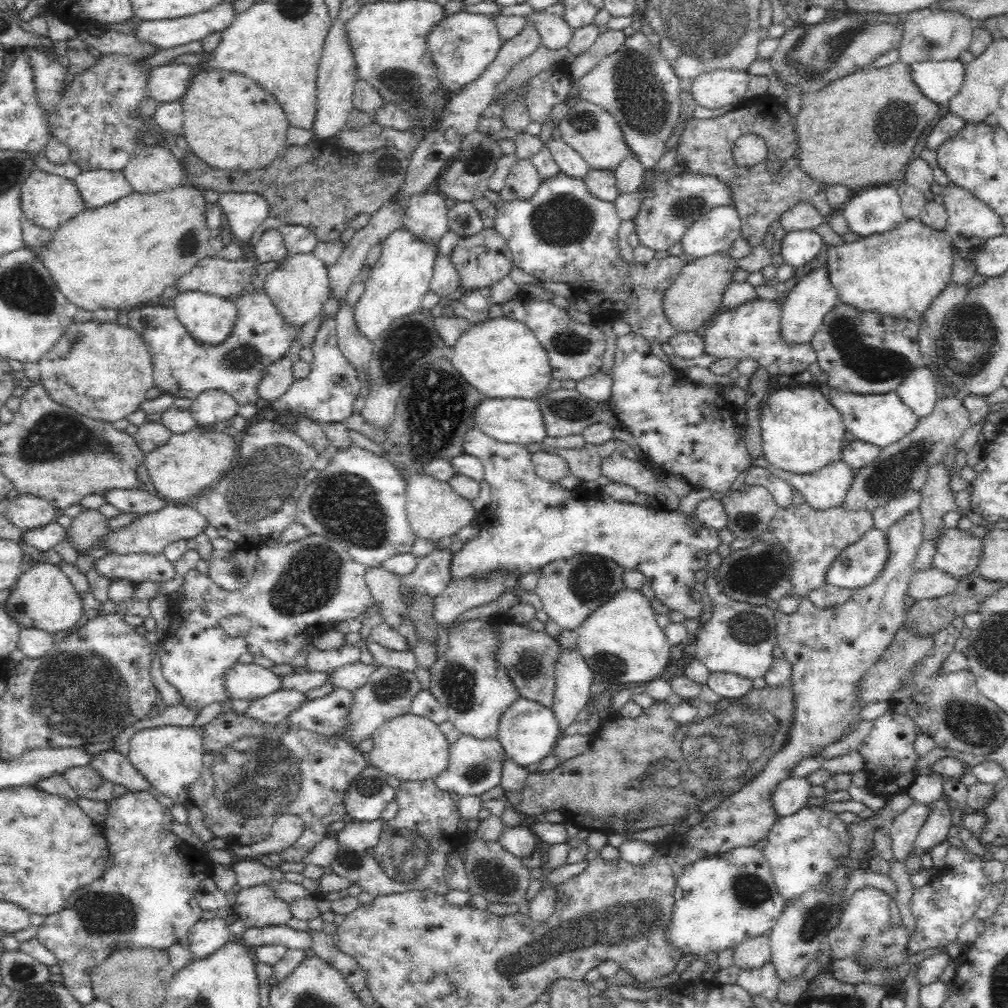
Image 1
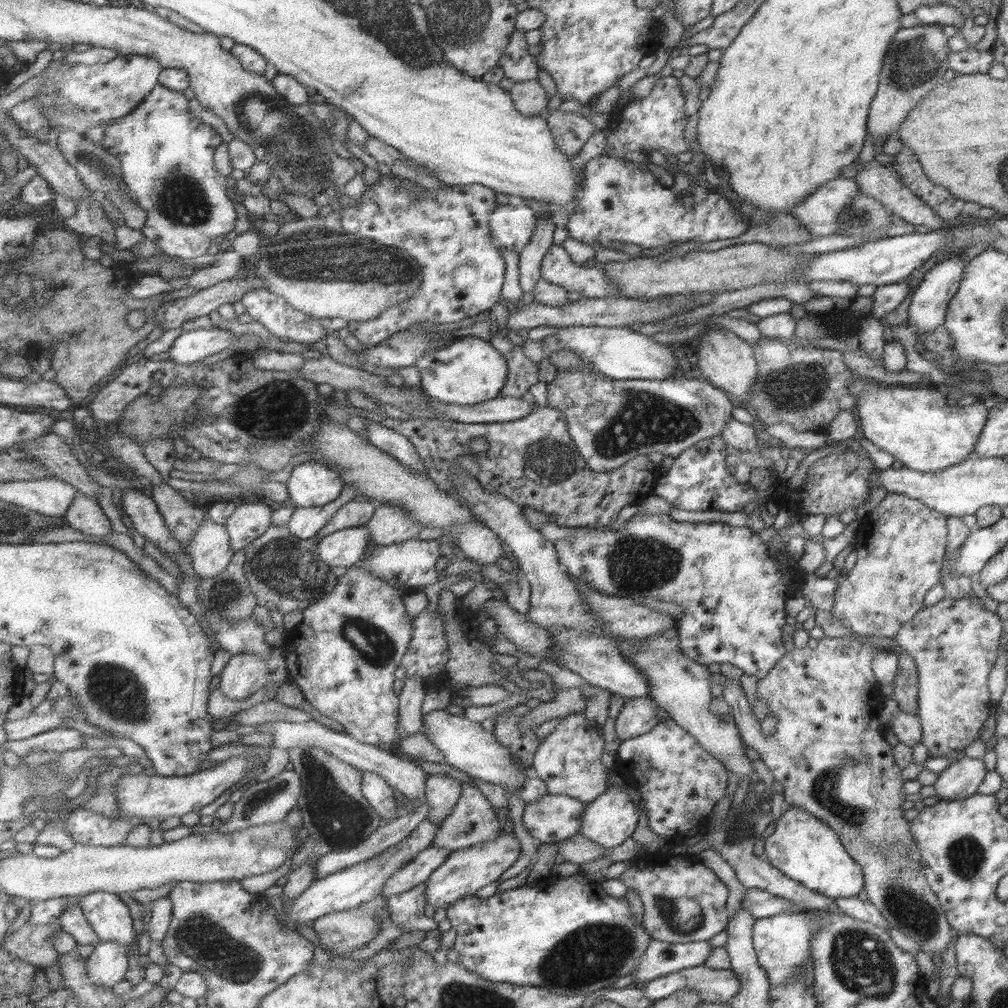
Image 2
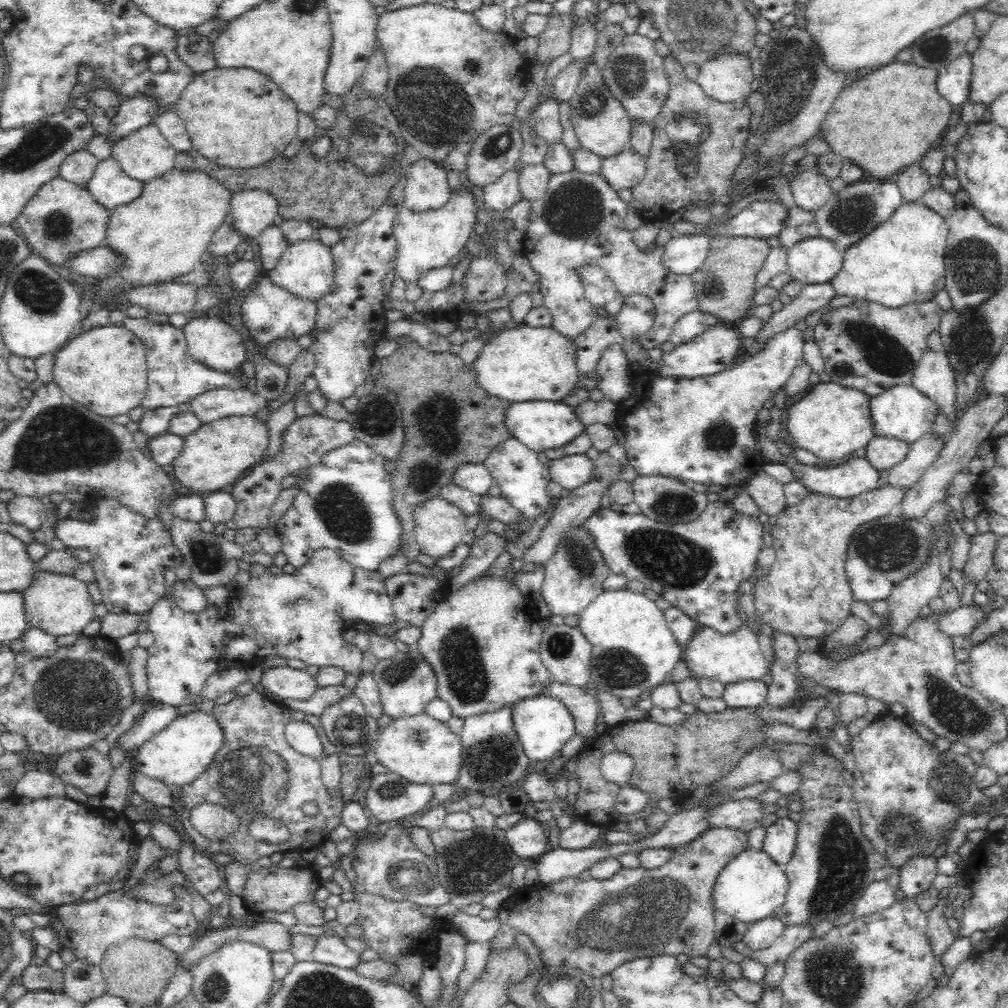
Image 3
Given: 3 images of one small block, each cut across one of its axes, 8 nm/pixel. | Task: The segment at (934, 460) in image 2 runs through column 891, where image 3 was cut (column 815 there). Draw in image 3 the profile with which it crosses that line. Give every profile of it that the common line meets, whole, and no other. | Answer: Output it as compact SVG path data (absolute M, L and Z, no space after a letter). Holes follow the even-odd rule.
M832 381L819 382L812 386L810 392L800 400L787 407L786 432L797 448L803 448L825 462L841 461L849 456L860 454L866 448L869 440L875 436L874 425L870 419L869 398L867 394L855 388L846 388Z

